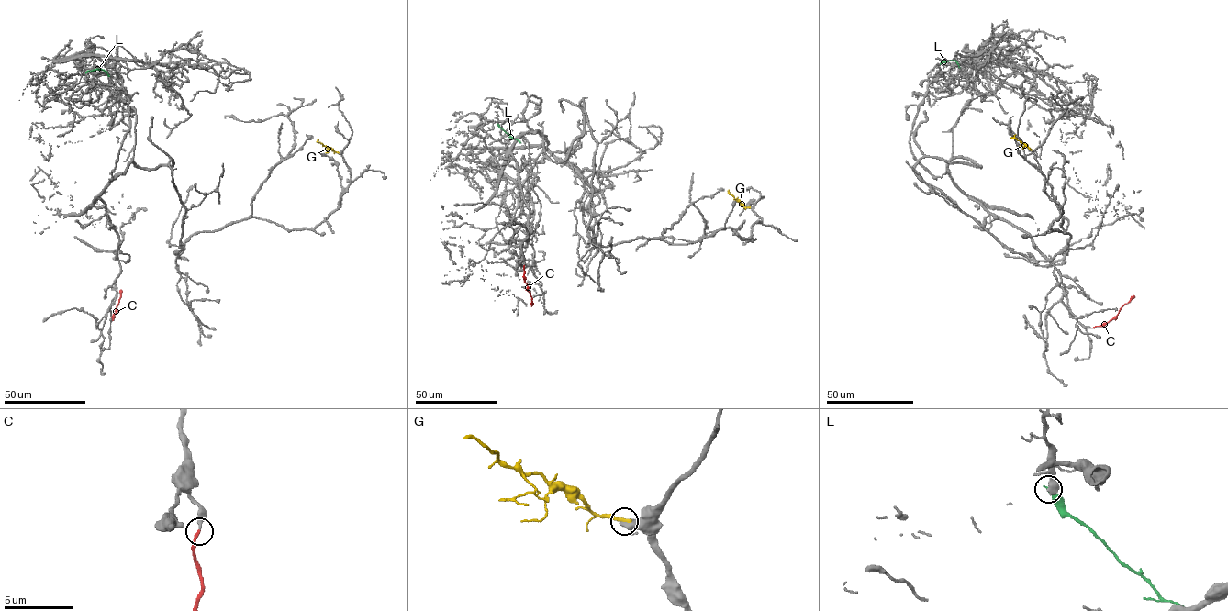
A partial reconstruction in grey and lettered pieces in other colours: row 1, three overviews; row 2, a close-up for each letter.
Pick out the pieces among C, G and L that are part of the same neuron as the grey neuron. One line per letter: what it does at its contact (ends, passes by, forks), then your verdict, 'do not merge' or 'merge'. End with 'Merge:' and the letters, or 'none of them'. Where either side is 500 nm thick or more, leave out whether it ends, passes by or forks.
C: it ends there; merge
G: do not merge
L: it ends there; do not merge
Merge: C

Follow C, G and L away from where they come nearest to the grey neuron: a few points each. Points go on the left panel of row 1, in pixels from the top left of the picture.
C: (113, 320), (121, 289)
G: (338, 152), (318, 142)
L: (86, 72), (100, 69), (109, 76)

